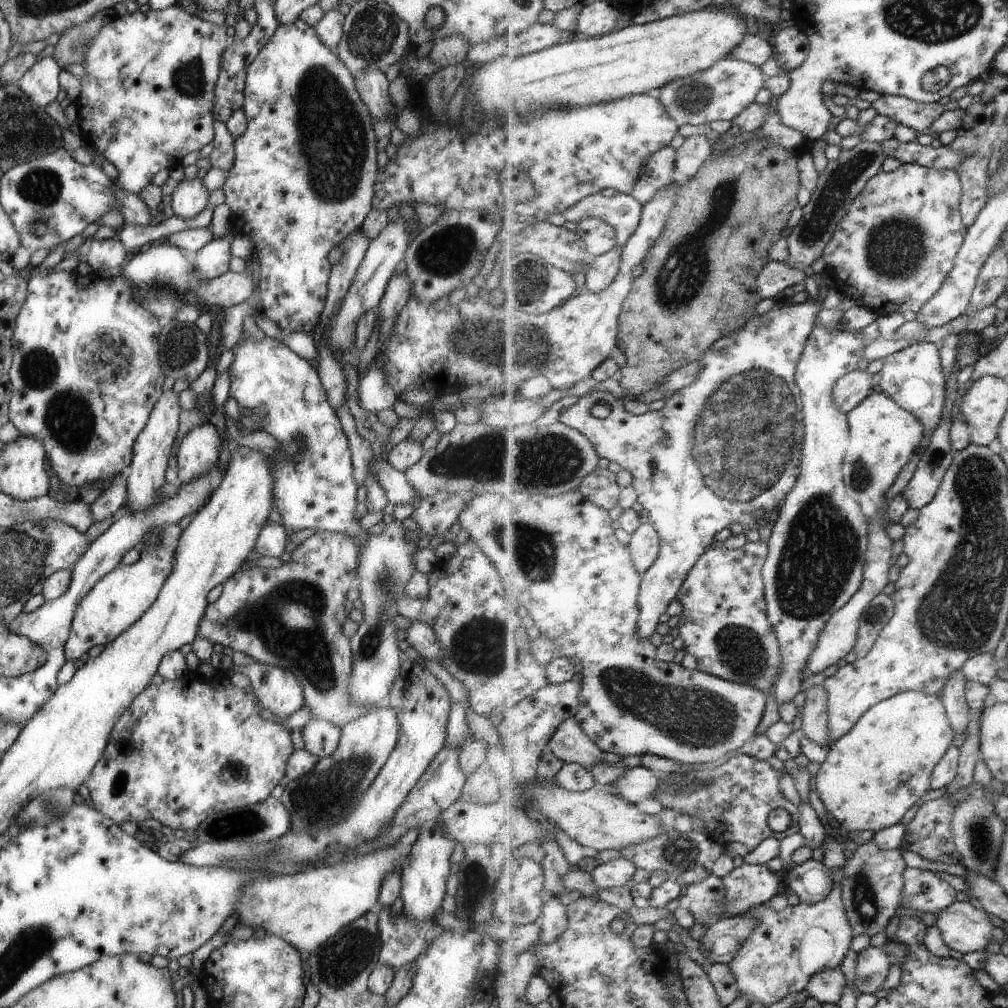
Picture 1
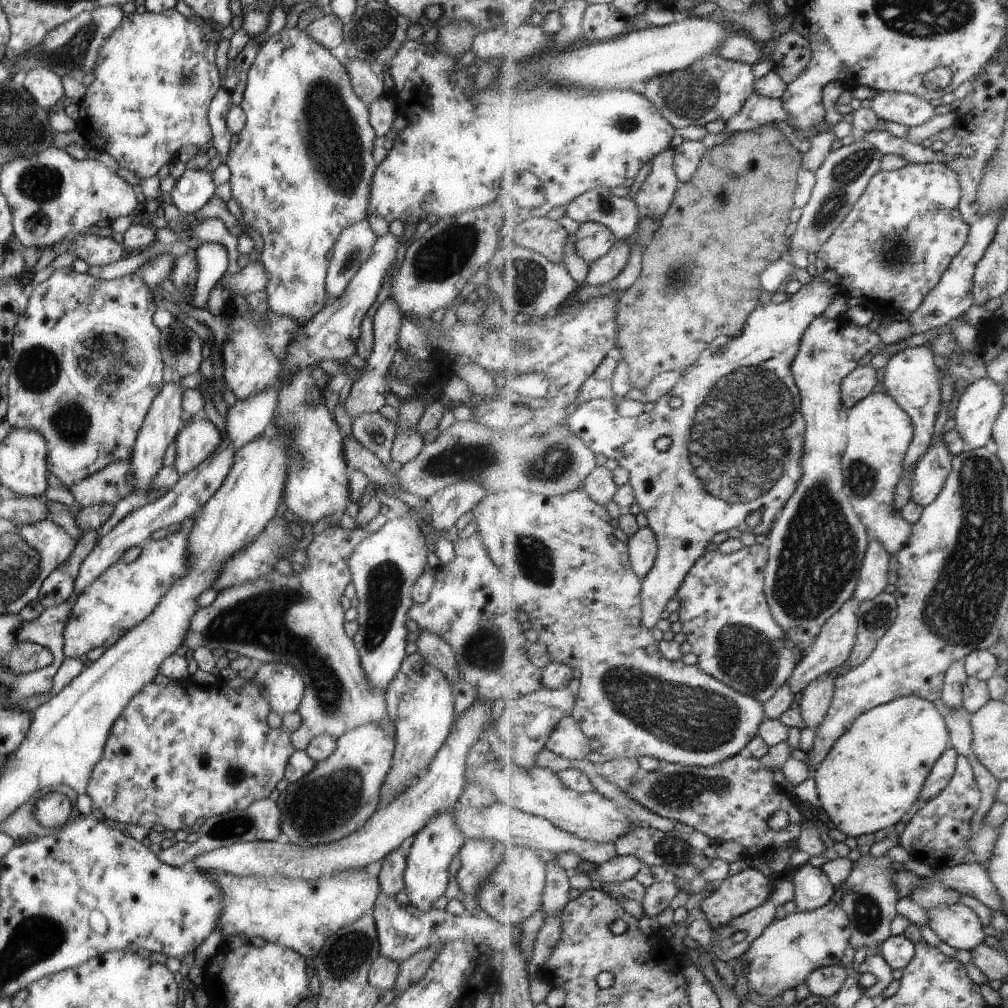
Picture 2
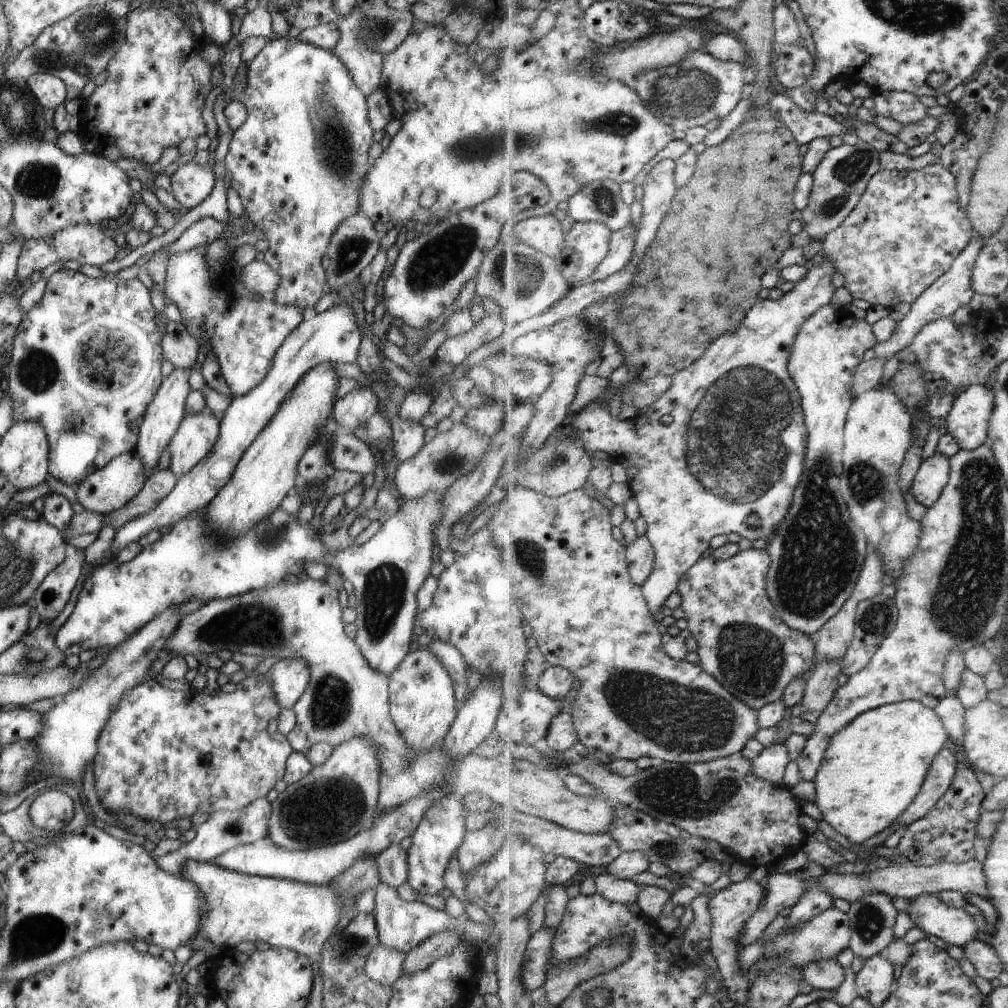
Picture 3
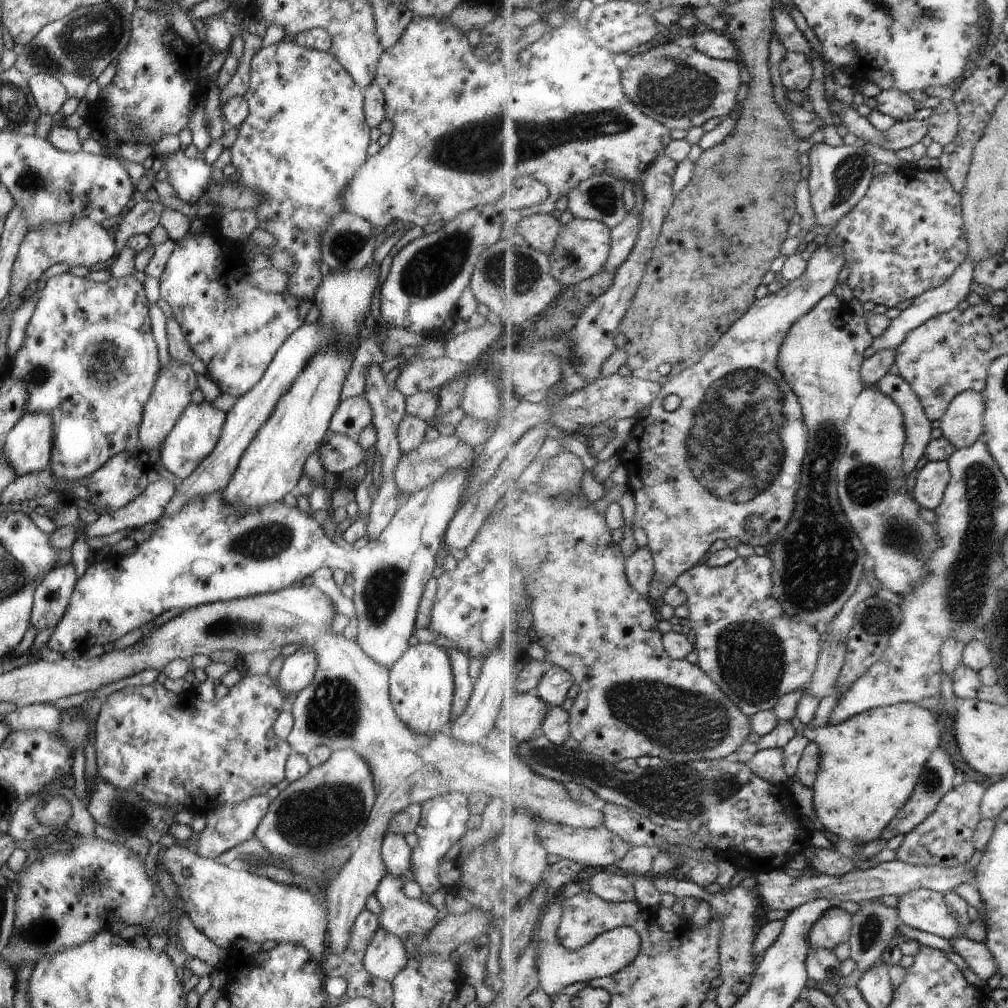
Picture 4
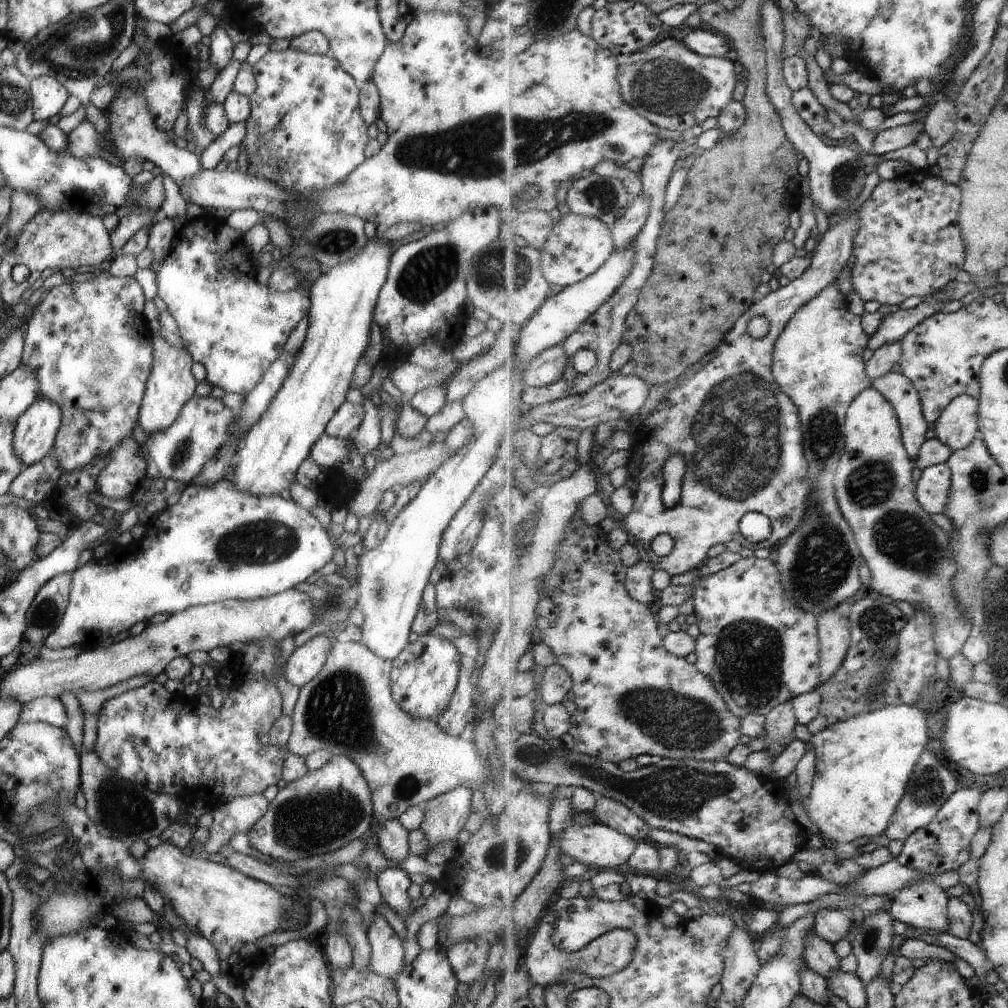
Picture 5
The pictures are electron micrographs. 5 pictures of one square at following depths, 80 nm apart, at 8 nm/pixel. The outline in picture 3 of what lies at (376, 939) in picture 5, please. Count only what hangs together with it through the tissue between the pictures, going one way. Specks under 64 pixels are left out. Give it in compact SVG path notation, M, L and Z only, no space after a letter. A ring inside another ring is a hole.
M378 943L375 948L371 948L371 952L367 956L364 972L367 978L375 984L391 985L401 975L404 959L403 952L397 952L393 948L385 948Z

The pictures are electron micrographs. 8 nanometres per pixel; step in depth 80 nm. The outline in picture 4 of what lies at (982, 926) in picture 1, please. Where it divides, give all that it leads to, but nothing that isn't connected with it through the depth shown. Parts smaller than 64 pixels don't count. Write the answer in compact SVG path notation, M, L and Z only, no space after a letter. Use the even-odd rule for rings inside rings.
M917 890L899 897L900 920L909 927L945 939L964 937L963 926L951 914L941 892Z

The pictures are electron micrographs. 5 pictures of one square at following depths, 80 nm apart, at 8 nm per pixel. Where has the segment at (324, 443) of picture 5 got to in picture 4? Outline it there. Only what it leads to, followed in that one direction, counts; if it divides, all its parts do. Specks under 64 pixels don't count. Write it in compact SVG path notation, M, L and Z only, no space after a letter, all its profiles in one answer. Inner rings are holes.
M338 433L331 434L318 451L324 470L336 476L362 463L365 452L353 438Z

